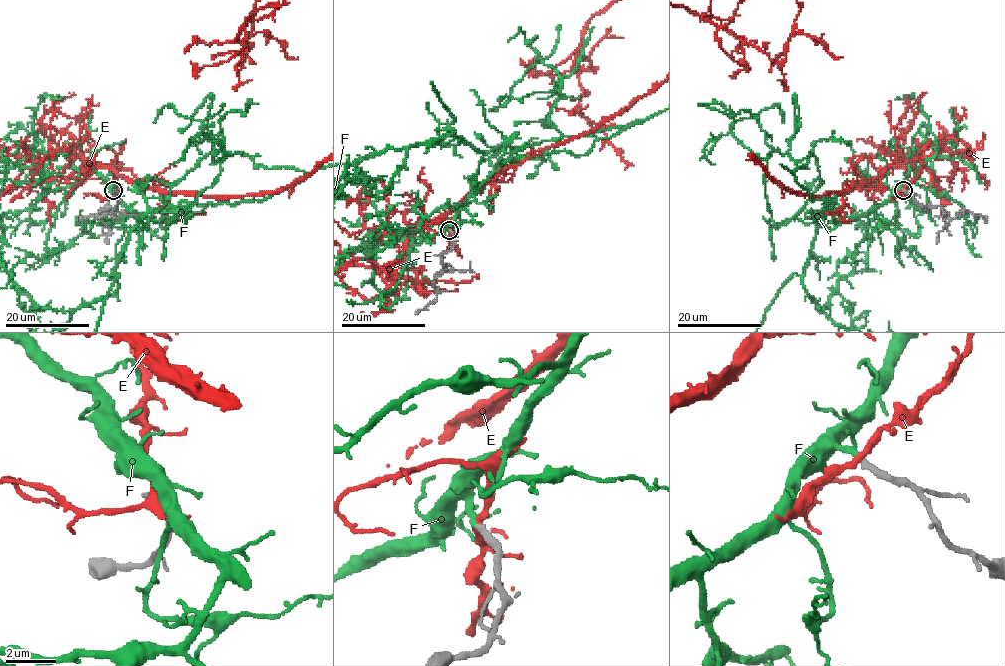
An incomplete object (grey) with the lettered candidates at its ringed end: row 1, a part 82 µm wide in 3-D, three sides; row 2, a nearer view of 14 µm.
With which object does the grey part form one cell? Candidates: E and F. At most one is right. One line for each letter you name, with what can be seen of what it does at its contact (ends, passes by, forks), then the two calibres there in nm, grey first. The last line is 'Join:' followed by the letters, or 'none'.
F: it passes by | 280/190 nm
Join: F

